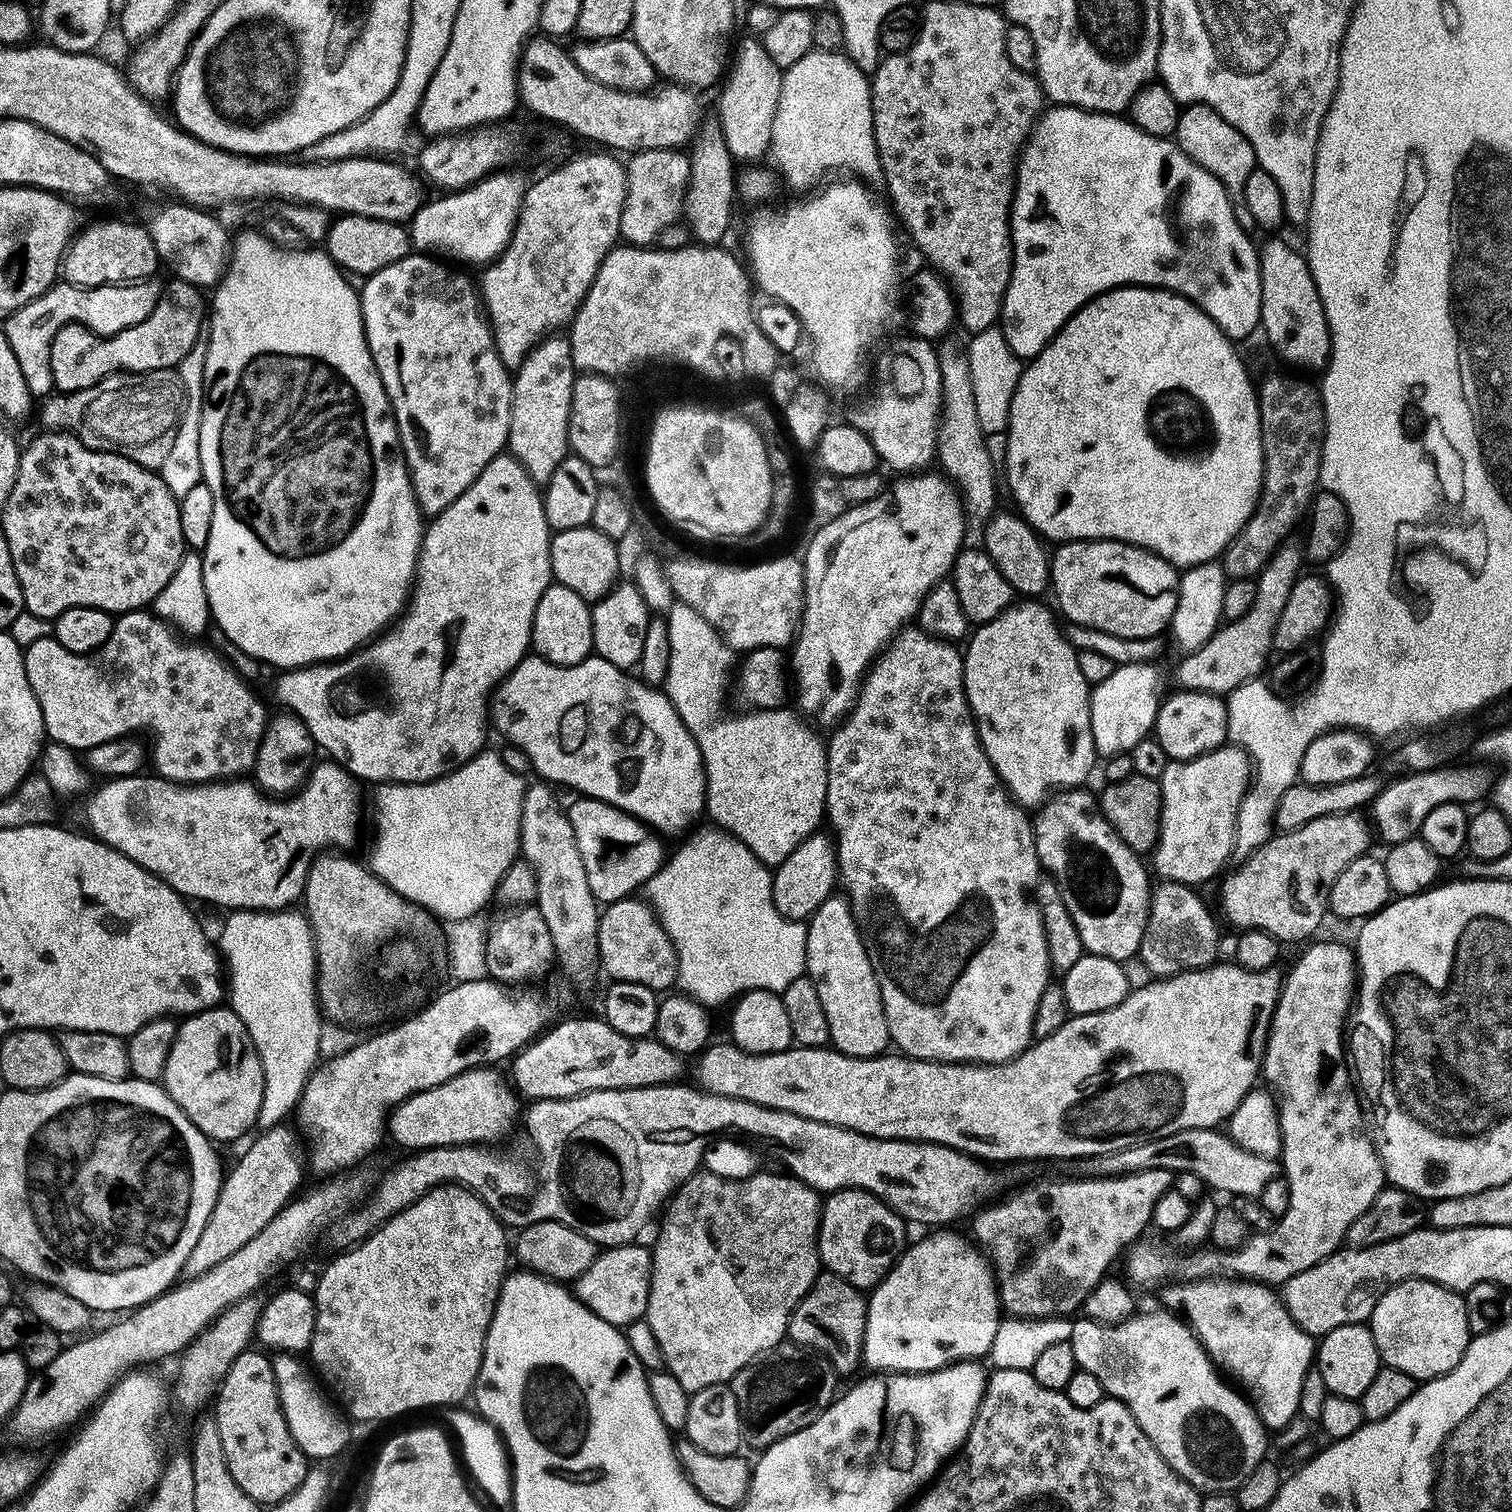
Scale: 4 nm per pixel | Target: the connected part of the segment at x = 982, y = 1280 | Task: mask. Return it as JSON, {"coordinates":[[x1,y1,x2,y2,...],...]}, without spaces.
{"coordinates":[[936,1230,933,1236,917,1244,909,1243,895,1266,871,1289,867,1297,868,1317,862,1357,863,1363,872,1367,869,1369,885,1373,937,1372,948,1364,961,1360,976,1362,981,1359,979,1356,989,1355,999,1328,996,1319,1002,1312,992,1265,987,1255,967,1235,959,1236,948,1231,952,1230]]}

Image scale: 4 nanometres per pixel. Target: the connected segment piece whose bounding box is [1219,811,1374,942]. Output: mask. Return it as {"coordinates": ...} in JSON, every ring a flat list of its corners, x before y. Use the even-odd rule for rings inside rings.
{"coordinates":[[1354,811,1330,814,1326,818,1314,818,1314,822,1306,822,1306,826,1298,830,1273,835,1257,852,1247,853,1241,859,1244,861,1219,881,1219,915,1224,915,1236,930,1262,930,1281,942,1304,939,1307,941,1315,937,1324,916,1329,915,1328,895,1333,882,1338,878,1338,874,1342,874,1342,870,1346,870,1346,866,1350,866,1350,862,1354,862,1354,858,1365,855,1371,849,1368,847,1371,846,1372,840,1374,841,1374,832,1369,821,1365,817,1364,821,1360,815,1359,811]]}

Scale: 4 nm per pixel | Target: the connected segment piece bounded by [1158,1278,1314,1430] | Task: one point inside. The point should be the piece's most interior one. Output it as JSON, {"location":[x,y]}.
{"location":[1244,1326]}

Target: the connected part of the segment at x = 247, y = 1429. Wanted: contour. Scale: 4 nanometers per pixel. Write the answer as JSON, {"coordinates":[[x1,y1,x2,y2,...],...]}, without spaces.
{"coordinates":[[246,1350,234,1358,214,1397,214,1415,218,1438,222,1438,222,1454,226,1454,226,1466,234,1482,246,1490,251,1500,267,1506,287,1501,288,1495,298,1490,310,1471,310,1461,294,1442,286,1424,272,1360,264,1357,263,1351,252,1351]]}

